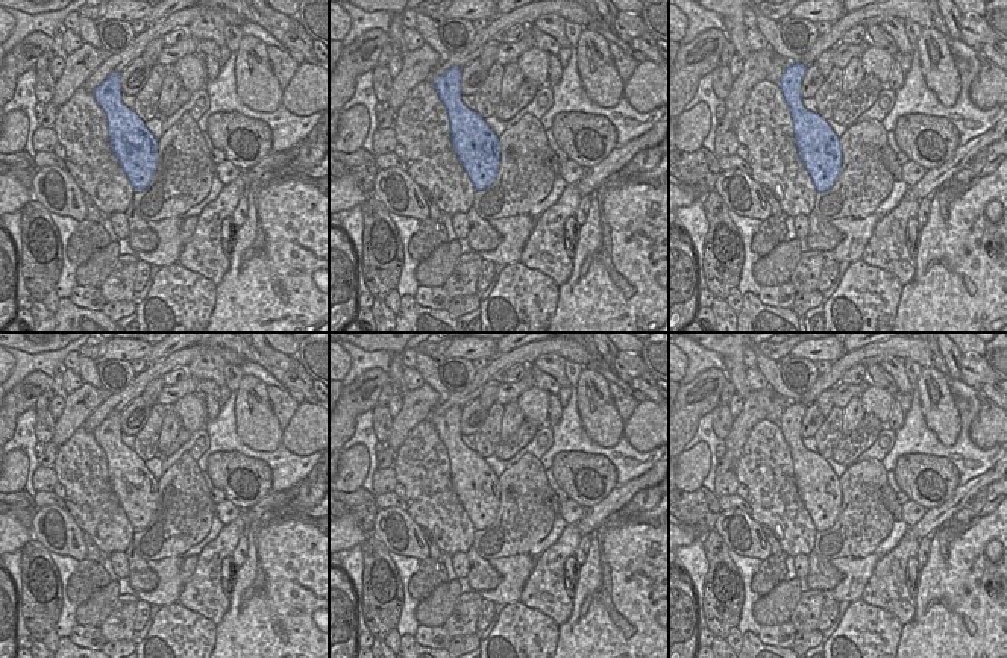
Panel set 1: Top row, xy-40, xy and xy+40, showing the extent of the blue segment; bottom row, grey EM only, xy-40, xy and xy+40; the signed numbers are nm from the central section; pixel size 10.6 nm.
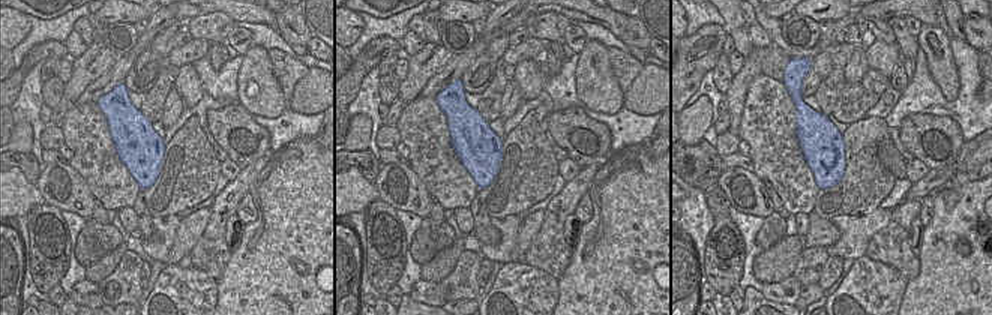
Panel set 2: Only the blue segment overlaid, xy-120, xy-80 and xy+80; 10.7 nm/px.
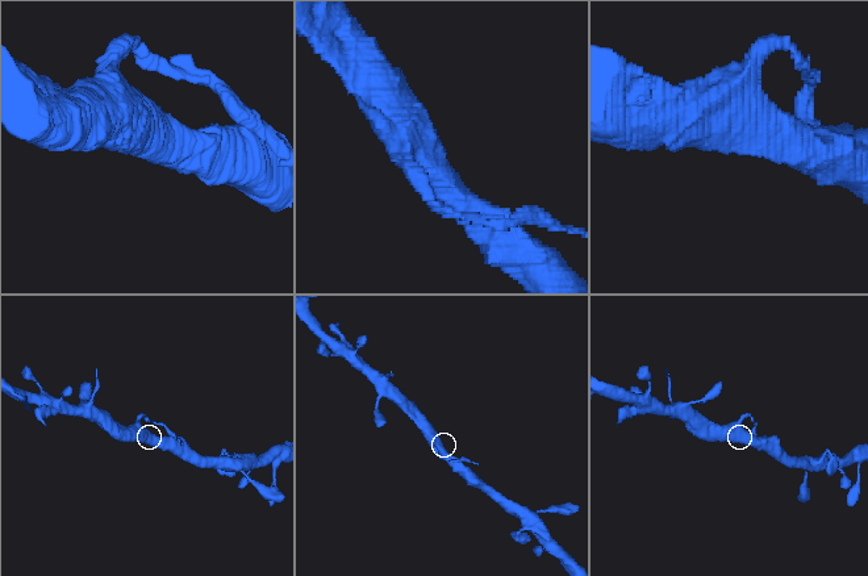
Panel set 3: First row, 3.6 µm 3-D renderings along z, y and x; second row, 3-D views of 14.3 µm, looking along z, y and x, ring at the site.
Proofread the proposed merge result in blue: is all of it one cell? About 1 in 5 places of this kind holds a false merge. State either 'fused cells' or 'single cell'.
fused cells

